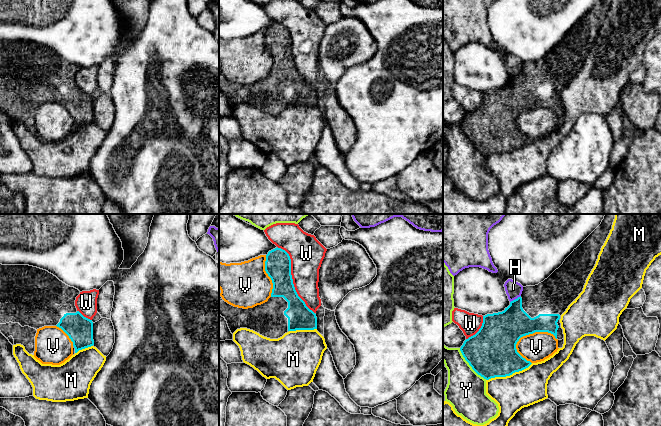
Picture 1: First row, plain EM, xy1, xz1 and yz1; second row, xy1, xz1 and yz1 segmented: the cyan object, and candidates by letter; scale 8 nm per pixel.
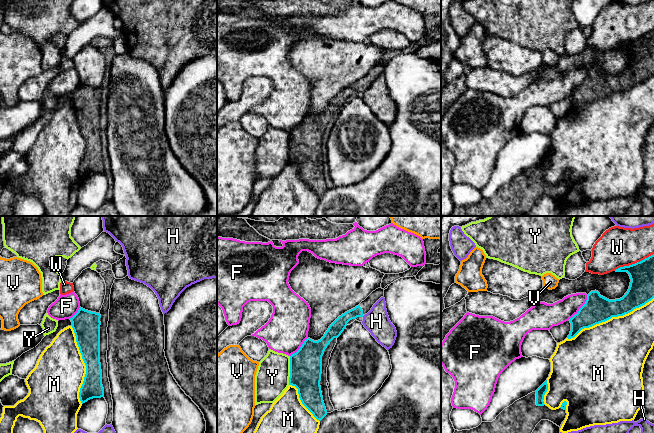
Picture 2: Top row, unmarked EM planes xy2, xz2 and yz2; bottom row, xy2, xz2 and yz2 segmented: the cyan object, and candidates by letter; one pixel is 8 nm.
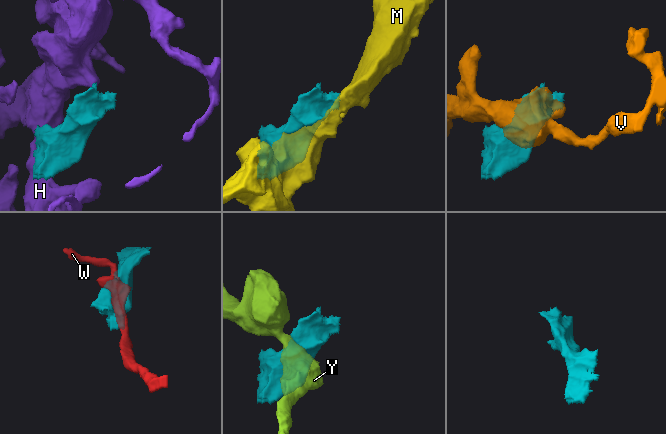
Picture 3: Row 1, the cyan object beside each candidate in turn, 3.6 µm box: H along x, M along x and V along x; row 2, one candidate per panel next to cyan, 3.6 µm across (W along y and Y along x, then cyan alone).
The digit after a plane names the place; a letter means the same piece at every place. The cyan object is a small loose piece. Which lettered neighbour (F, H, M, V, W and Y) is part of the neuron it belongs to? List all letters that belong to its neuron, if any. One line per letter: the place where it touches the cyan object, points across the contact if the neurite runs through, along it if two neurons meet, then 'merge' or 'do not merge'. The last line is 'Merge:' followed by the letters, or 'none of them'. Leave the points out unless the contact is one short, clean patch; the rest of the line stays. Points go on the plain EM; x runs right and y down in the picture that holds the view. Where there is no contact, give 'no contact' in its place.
F: yz2 (580, 84) | along yz2 (587, 71), (585, 79), (568, 95) | do not merge
H: yz1 (515, 75) | do not merge
M: yz2 (610, 94) | do not merge
V: yz1 (533, 108) | do not merge
W: xz1 (291, 54) | do not merge
Y: yz1 (469, 140) | along yz1 (459, 124), (468, 140), (486, 155) | do not merge
Merge: none of them

